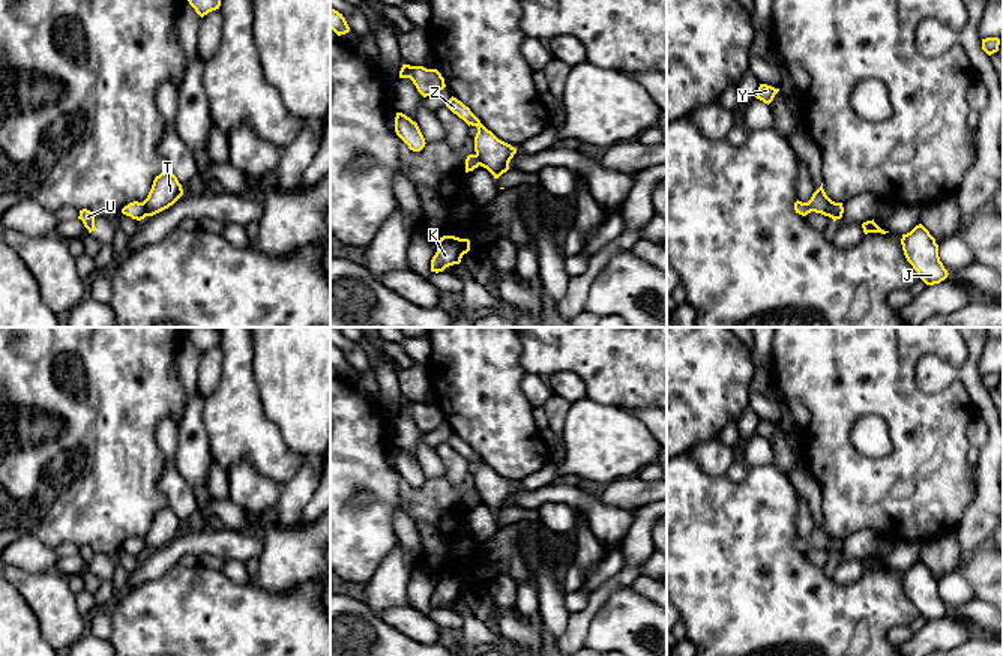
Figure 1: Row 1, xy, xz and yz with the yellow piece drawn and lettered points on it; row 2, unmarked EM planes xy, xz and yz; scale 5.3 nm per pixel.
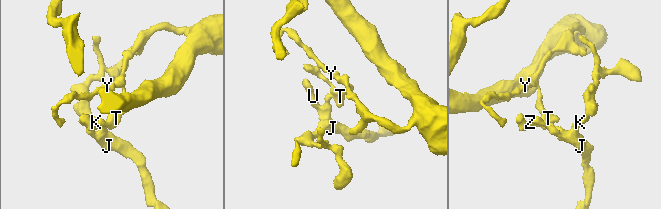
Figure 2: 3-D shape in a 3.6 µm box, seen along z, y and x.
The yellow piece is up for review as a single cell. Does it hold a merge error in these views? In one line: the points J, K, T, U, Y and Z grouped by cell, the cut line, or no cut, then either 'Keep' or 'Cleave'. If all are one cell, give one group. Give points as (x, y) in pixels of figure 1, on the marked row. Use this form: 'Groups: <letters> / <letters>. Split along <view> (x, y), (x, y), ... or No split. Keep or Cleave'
Groups: J K U / T Y Z. Split along yz (835, 203), (829, 216). Cleave

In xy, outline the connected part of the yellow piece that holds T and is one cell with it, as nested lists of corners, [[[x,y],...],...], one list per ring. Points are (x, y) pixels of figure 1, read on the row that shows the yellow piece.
[[[164,171],[155,177],[147,198],[143,201],[146,216],[153,216],[173,206],[183,195],[182,185],[170,171]]]

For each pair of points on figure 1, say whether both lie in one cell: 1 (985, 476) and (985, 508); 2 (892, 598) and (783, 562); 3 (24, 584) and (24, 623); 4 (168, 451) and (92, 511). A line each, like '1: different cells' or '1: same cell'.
1: same cell
2: same cell
3: different cells
4: different cells

